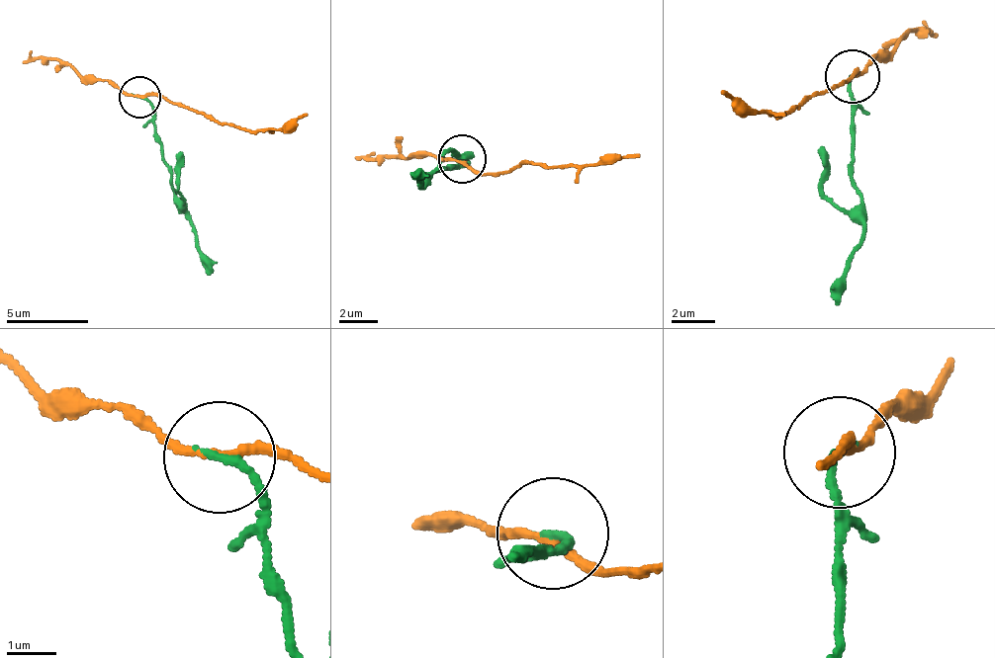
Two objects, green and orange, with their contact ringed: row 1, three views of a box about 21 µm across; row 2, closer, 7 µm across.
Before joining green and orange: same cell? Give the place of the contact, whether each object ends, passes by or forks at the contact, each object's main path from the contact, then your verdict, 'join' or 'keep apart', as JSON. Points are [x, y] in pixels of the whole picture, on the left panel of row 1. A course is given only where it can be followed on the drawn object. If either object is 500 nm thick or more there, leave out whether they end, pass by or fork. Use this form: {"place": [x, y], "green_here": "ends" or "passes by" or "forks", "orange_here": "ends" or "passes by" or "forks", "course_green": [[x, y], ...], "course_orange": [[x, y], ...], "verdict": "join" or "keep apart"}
{"place": [139, 97], "green_here": "ends", "orange_here": "passes by", "course_green": [[139, 96], [151, 104], [163, 165], [213, 274]], "course_orange": [[139, 96], [170, 100], [252, 132], [294, 129], [307, 112]], "verdict": "keep apart"}

